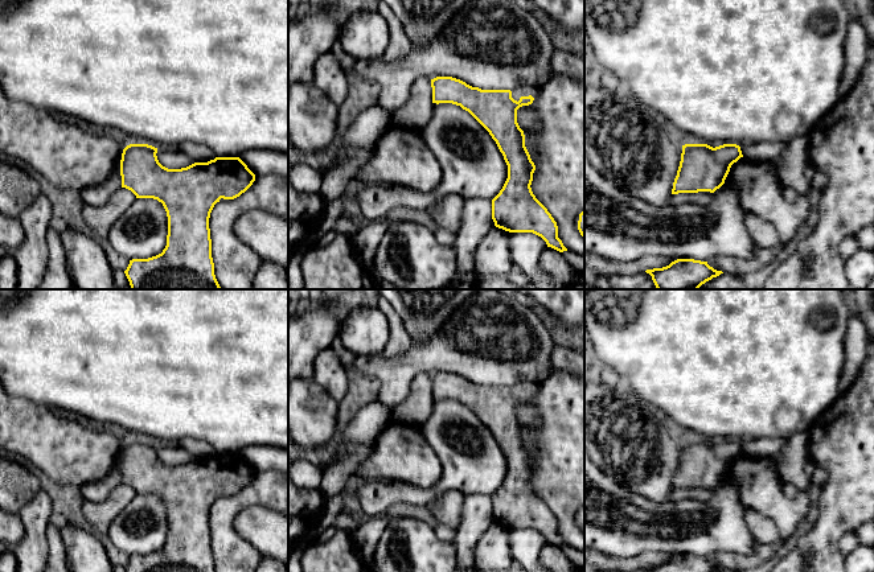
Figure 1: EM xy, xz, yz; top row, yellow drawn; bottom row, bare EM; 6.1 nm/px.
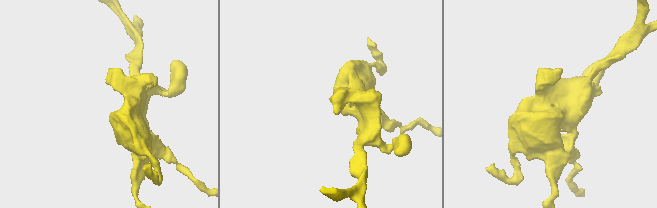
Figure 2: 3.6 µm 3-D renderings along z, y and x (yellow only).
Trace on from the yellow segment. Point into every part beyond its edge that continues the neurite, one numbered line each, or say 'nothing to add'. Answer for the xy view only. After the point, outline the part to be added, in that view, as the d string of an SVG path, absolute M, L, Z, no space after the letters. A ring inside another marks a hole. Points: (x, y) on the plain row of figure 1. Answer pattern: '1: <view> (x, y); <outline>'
nothing to add

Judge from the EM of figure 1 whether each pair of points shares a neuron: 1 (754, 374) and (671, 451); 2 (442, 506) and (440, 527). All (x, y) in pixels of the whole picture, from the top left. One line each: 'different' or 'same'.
1: different
2: different

